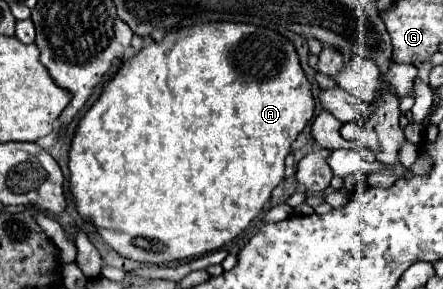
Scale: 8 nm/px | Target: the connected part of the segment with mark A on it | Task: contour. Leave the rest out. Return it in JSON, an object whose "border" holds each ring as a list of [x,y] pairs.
{"border":[[[197,22],[185,28],[171,30],[163,36],[161,42],[151,42],[135,52],[129,60],[125,60],[111,76],[111,80],[103,86],[97,102],[79,120],[69,152],[71,194],[75,198],[77,212],[83,216],[83,220],[89,220],[97,226],[105,244],[131,260],[165,264],[215,252],[237,238],[263,210],[265,202],[271,198],[273,188],[277,188],[285,176],[285,158],[291,152],[291,144],[313,118],[313,114],[315,98],[311,92],[311,82],[301,68],[293,42],[287,36],[271,28],[245,22]]]}

